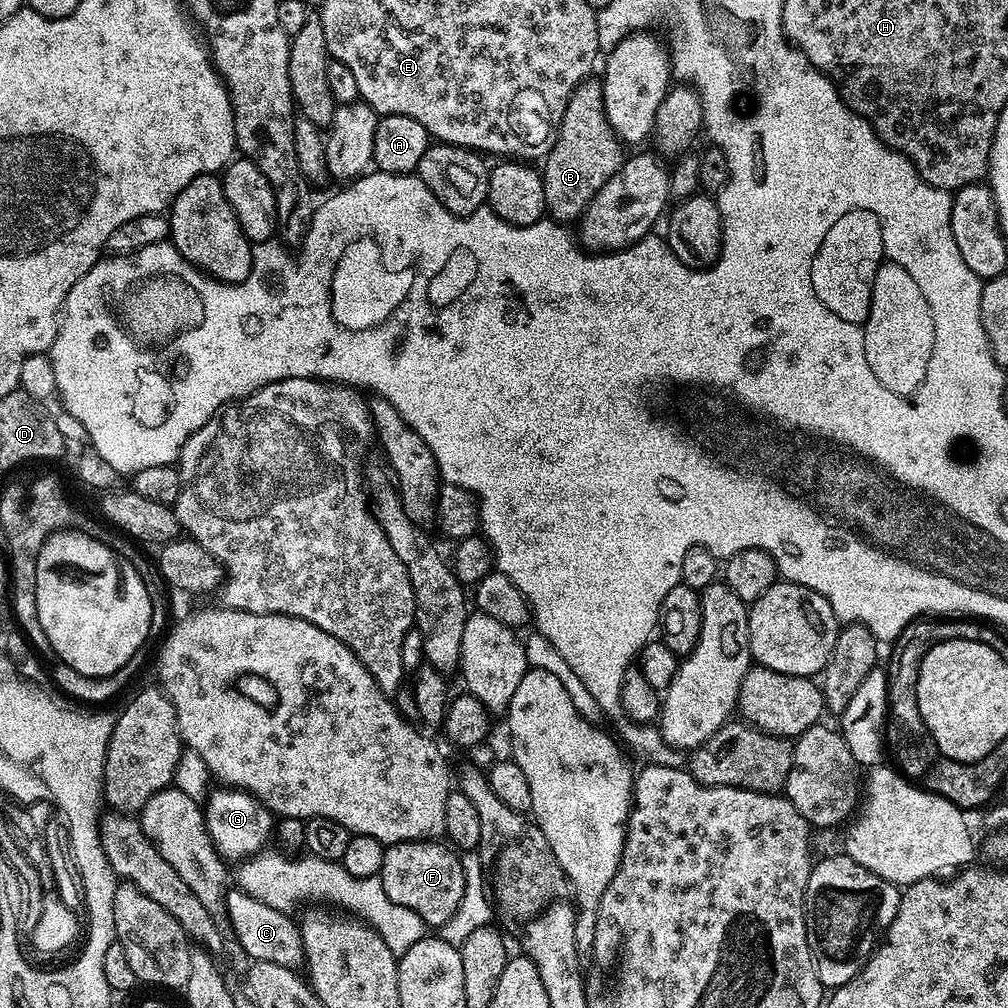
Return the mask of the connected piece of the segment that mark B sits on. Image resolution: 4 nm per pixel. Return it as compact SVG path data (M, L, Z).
M596 78L583 80L574 90L566 106L566 114L562 114L554 146L543 161L544 206L547 215L557 222L579 221L590 206L594 194L598 194L598 190L602 190L602 186L614 178L625 159L625 145L616 137L616 131L606 118L603 83Z

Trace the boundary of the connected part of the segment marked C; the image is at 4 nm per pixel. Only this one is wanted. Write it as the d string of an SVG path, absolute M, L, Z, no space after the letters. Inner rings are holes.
M239 890L229 891L226 898L228 926L235 943L242 946L249 961L278 962L278 966L286 966L293 970L304 964L304 947L300 941L300 926L287 912L274 910L274 906L266 906L266 902L258 902L250 894Z

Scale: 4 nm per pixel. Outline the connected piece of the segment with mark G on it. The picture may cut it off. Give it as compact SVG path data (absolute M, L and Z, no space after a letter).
M216 786L209 791L203 805L204 821L210 838L225 862L243 862L265 851L264 843L274 836L274 816L268 808L239 788Z

